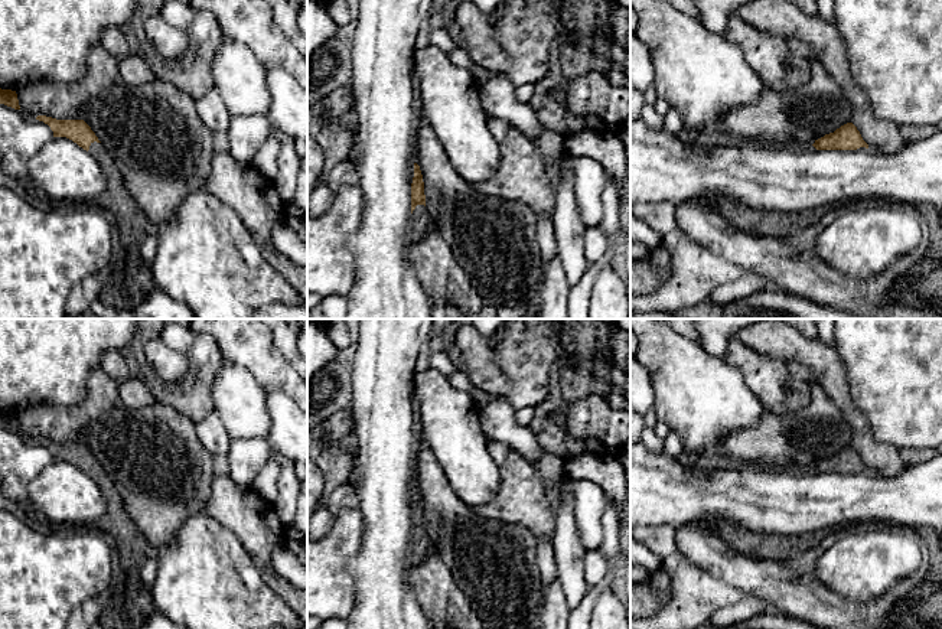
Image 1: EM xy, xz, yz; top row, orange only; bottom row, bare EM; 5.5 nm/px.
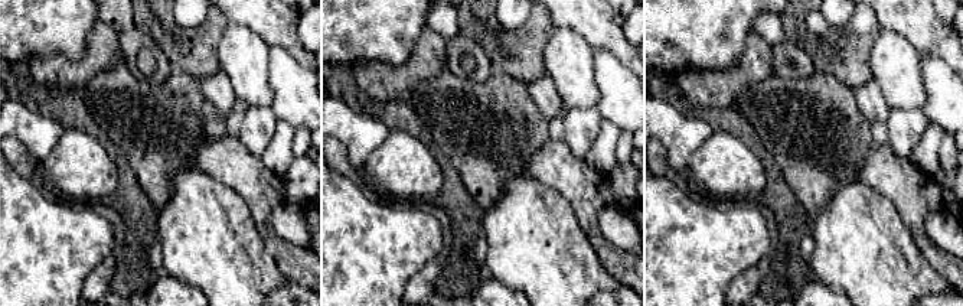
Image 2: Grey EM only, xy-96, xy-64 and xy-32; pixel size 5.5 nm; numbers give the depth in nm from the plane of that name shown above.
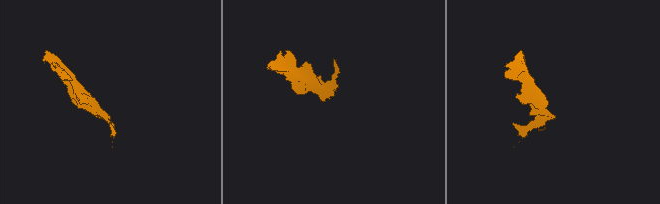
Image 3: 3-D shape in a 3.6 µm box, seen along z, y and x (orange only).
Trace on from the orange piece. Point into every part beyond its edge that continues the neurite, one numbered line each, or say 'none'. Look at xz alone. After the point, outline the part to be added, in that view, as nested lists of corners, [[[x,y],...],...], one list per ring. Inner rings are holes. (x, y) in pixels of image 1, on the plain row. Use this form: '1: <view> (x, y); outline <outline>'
1: xz (423, 547); outline [[[417,528],[413,534],[413,561],[421,563],[426,557],[436,554],[434,545],[424,528]]]

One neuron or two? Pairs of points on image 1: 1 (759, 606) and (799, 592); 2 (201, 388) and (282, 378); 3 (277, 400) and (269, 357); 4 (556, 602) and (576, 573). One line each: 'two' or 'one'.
1: two
2: two
3: two
4: two

